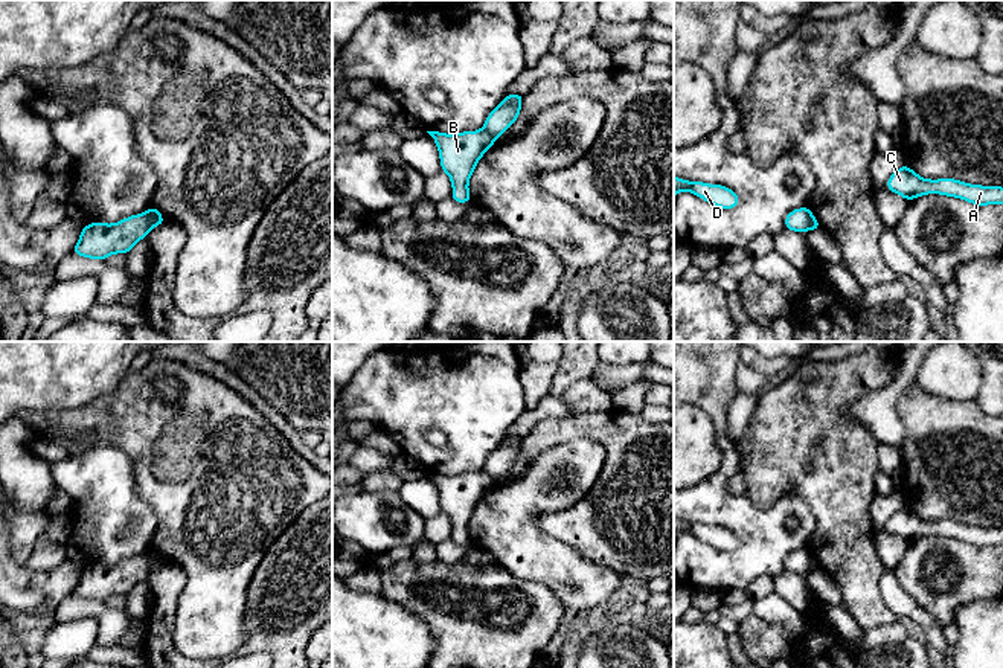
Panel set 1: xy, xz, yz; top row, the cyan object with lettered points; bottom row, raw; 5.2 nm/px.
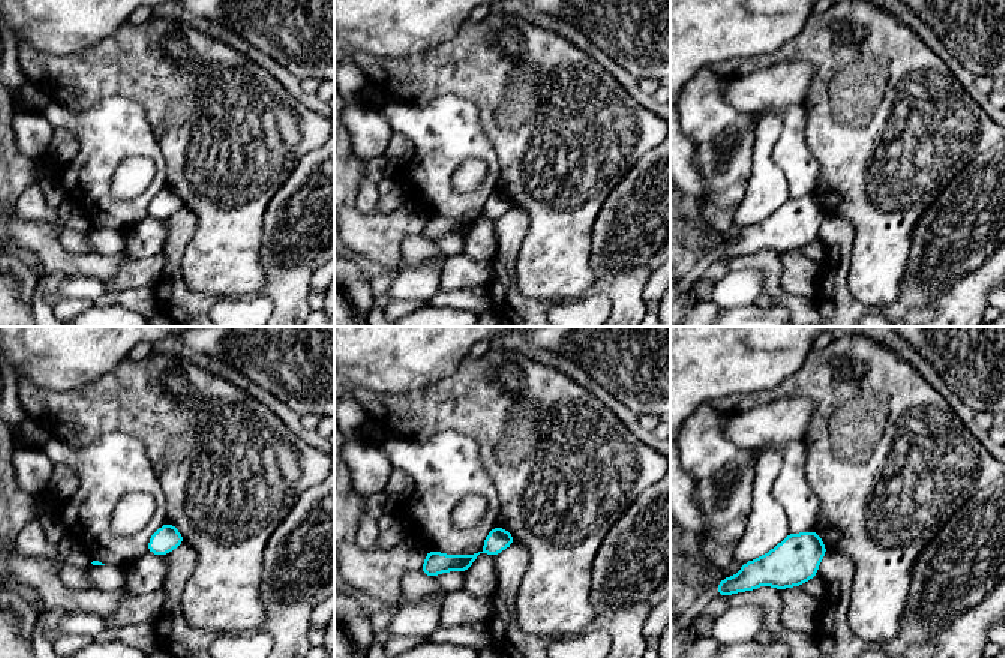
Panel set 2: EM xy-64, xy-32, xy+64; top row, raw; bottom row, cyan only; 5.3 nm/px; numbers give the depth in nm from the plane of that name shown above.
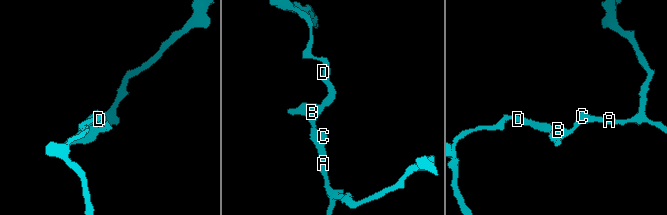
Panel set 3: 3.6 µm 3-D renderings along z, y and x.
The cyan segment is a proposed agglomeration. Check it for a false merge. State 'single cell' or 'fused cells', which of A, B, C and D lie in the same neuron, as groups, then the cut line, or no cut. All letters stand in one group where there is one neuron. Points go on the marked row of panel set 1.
fused cells; groups A B C / D; cut xy (145, 212), (151, 226)

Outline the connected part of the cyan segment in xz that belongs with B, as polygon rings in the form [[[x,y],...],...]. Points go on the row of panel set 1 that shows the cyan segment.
[[[485,130],[459,134],[427,133],[437,145],[442,171],[451,178],[451,198],[456,203],[471,203],[468,180],[480,157],[495,143],[495,137]]]

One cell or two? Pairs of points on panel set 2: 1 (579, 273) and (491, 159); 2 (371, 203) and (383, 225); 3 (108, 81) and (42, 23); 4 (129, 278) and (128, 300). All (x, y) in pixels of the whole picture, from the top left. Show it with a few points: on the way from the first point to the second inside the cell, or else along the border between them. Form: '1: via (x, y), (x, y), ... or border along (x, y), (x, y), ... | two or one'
1: border along (492, 146), (500, 168), (500, 185) | two
2: border along (360, 182), (356, 209), (366, 215), (378, 215) | two
3: border along (108, 38), (69, 54), (45, 54), (39, 51) | two
4: border along (153, 287), (126, 287), (107, 291) | two

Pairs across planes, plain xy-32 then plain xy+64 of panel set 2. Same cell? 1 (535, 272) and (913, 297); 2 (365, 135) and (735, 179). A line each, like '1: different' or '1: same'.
1: different
2: same

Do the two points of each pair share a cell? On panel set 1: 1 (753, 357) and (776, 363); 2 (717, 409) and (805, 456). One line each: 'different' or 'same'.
1: same
2: different

